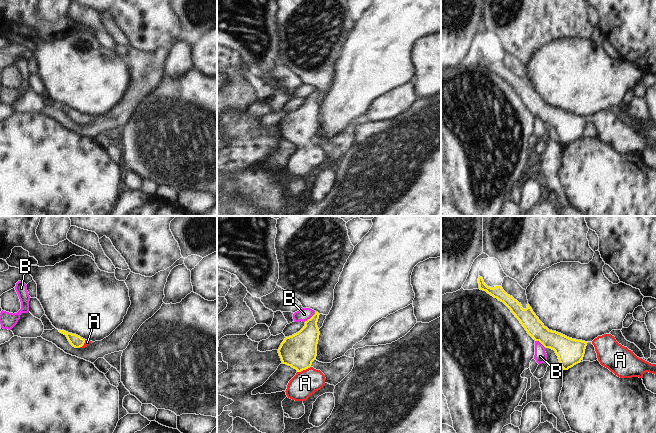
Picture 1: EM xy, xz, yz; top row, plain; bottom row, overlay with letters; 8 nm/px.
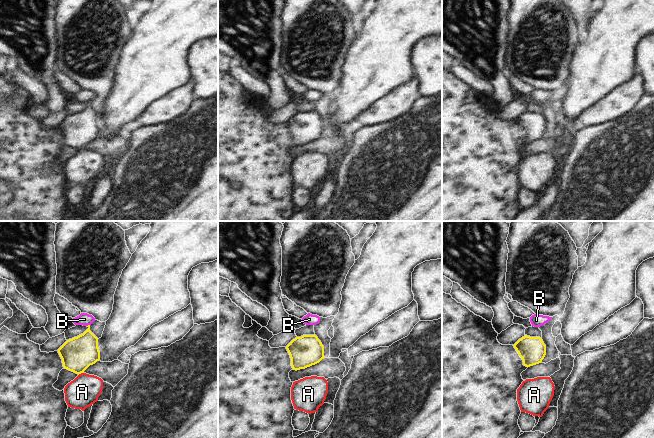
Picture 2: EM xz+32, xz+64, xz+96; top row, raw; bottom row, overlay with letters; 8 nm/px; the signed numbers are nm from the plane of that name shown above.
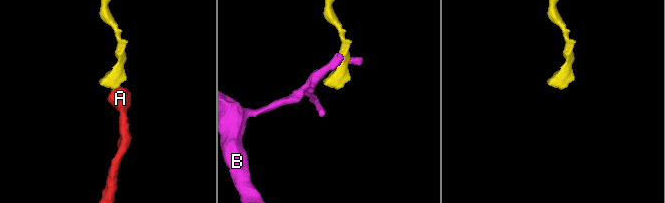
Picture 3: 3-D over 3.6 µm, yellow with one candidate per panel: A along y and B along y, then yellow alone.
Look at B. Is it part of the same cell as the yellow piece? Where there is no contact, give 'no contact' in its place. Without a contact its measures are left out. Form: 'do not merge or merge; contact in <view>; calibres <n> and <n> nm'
do not merge; contact in xz; calibres 240 and 100 nm

